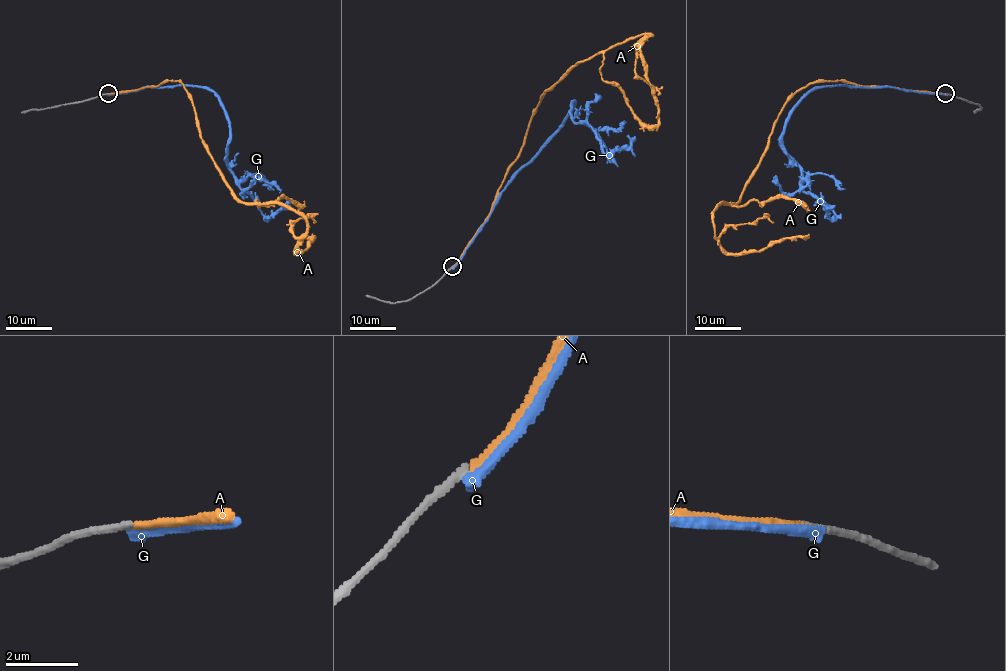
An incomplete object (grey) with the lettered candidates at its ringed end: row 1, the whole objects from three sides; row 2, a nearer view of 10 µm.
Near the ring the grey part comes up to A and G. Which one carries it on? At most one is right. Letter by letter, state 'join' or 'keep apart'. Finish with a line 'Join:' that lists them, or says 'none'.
A: join
G: keep apart
Join: A

